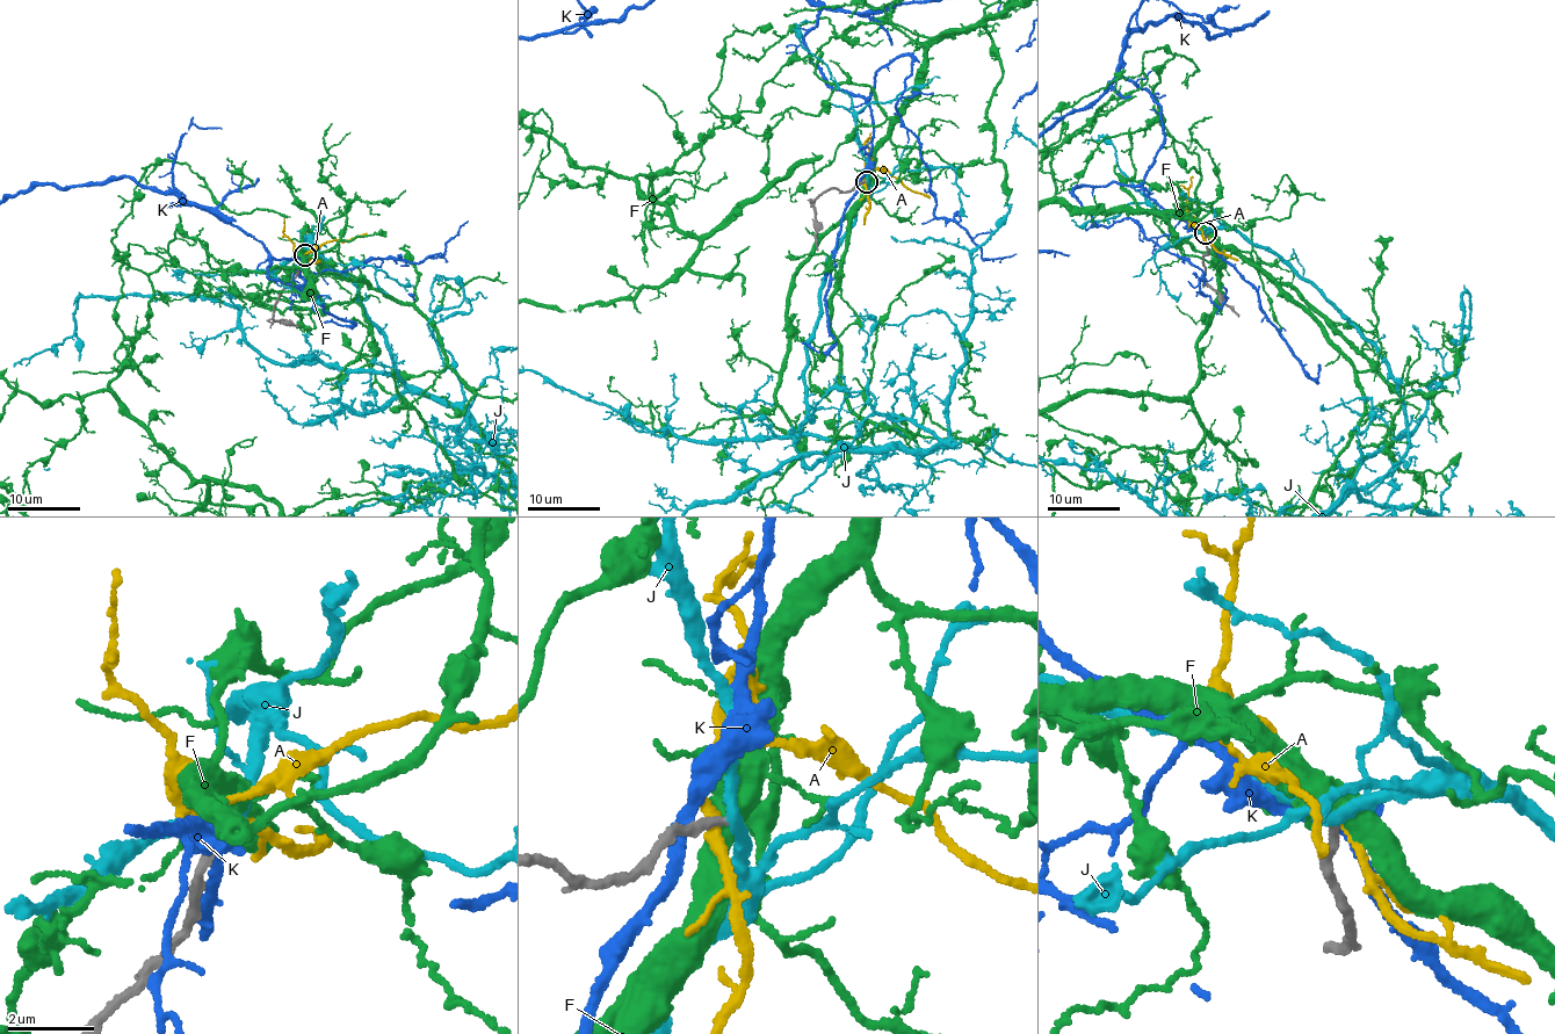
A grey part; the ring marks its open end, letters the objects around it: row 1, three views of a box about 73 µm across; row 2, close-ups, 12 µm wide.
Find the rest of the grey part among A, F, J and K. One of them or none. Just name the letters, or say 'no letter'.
J

